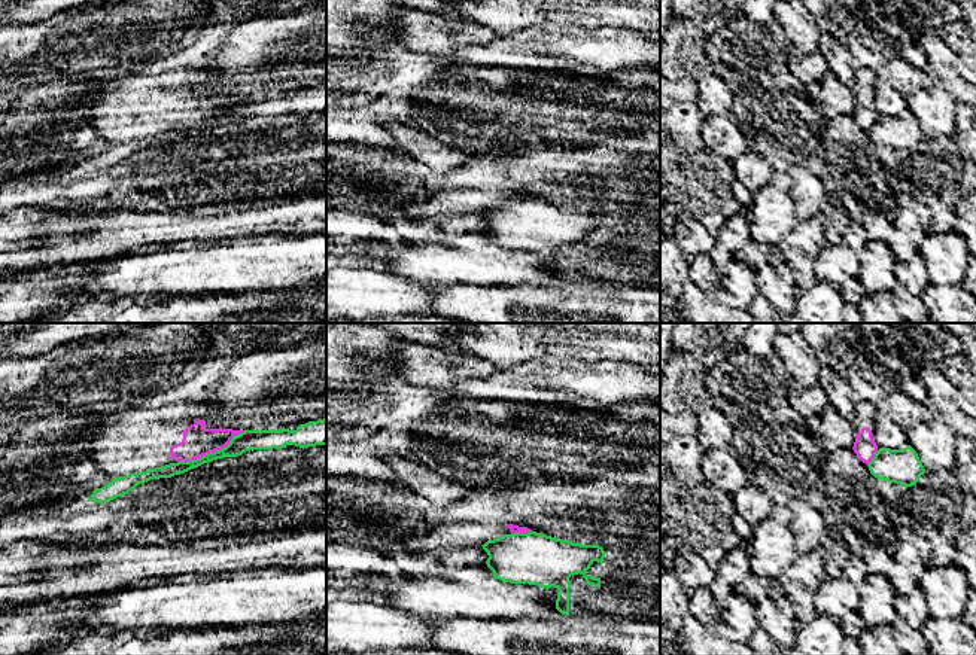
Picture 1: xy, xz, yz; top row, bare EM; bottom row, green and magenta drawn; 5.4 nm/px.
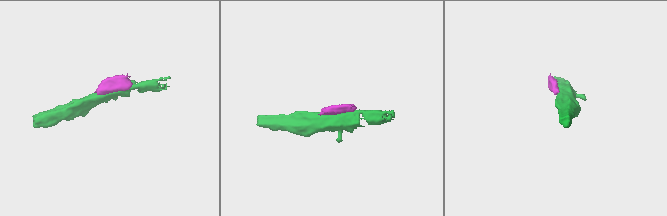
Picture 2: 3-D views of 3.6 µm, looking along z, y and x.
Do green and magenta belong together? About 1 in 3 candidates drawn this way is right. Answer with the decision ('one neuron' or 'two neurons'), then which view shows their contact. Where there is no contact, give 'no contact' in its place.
two neurons | xy

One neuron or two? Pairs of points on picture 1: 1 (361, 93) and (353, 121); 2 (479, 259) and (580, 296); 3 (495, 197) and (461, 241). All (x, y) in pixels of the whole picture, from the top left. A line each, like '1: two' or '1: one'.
1: two
2: two
3: one

